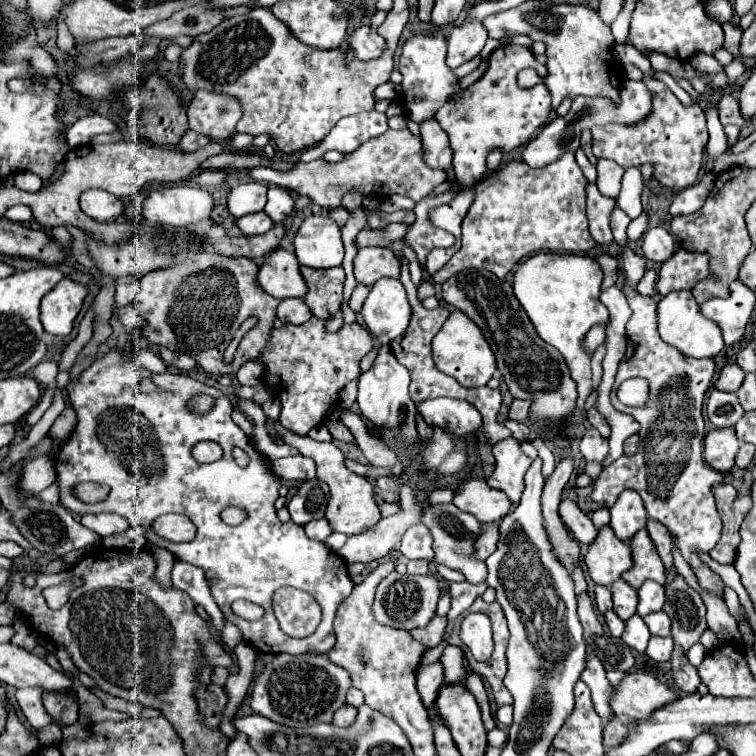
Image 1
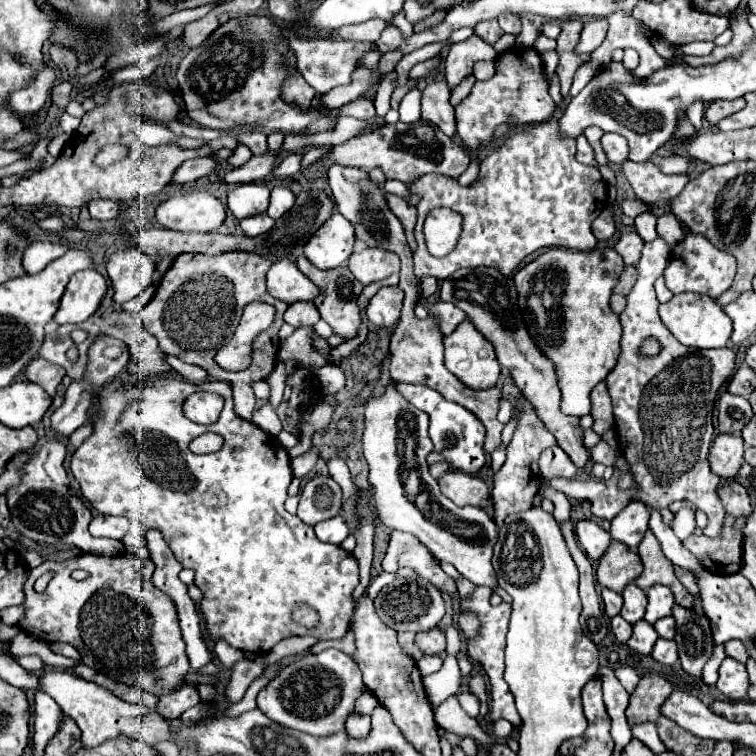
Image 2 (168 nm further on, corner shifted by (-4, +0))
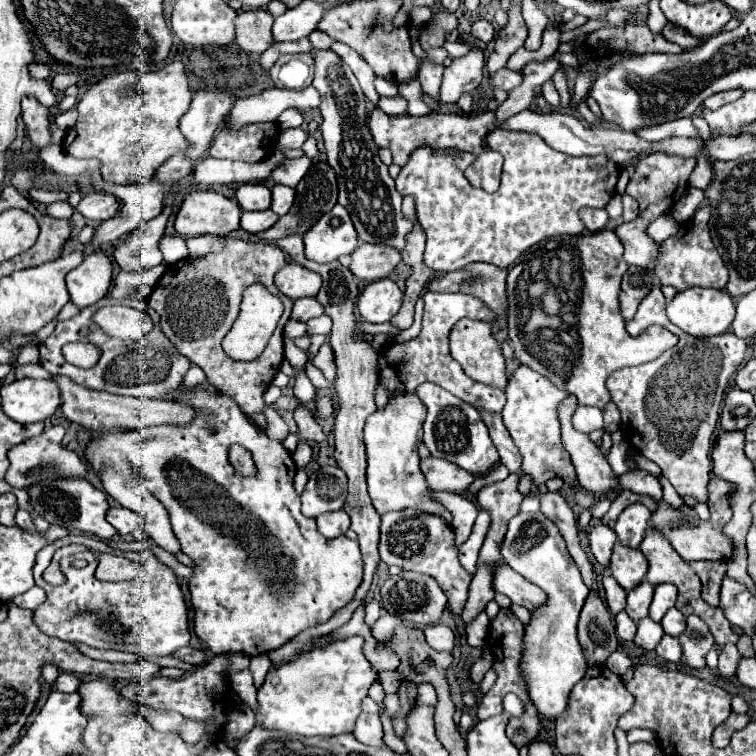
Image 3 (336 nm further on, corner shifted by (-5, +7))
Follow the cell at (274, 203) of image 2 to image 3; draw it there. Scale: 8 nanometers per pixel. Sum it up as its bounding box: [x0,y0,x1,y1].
[272,184,294,216]

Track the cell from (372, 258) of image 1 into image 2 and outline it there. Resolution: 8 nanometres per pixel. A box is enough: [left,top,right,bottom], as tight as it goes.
[349,247,399,285]

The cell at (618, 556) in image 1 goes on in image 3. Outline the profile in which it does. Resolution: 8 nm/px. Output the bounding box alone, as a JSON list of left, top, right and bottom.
[608,542,648,590]

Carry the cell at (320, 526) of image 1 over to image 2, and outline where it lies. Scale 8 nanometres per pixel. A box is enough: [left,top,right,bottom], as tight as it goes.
[315,515,349,545]

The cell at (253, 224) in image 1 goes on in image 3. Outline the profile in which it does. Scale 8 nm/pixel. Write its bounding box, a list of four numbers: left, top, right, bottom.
[242,210,278,234]

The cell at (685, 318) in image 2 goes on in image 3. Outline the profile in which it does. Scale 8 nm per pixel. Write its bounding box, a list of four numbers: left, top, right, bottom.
[666,288,734,336]

